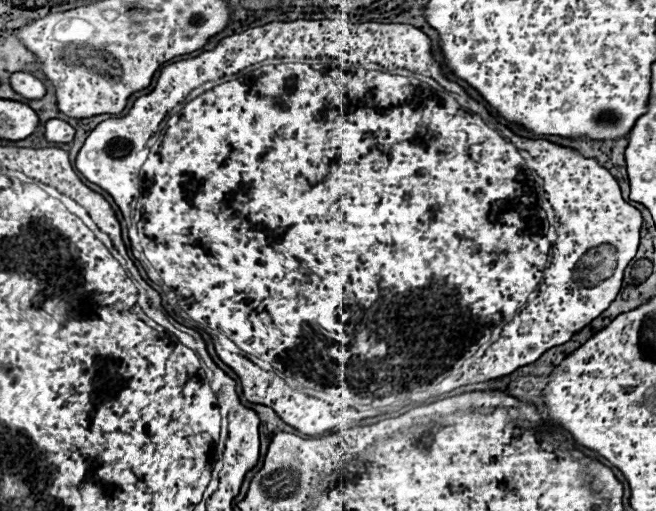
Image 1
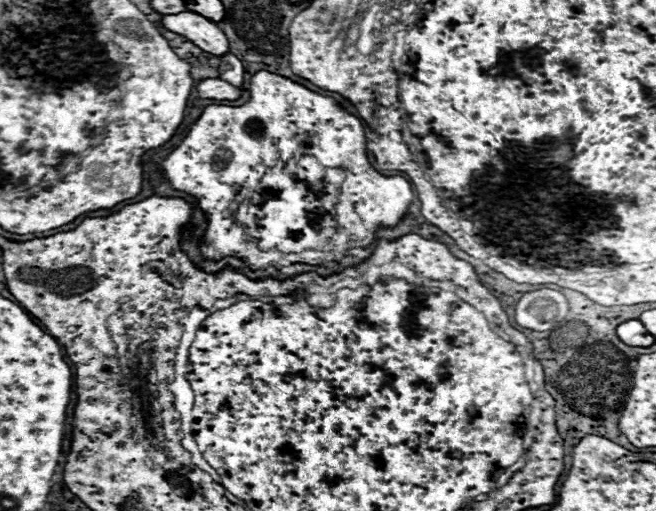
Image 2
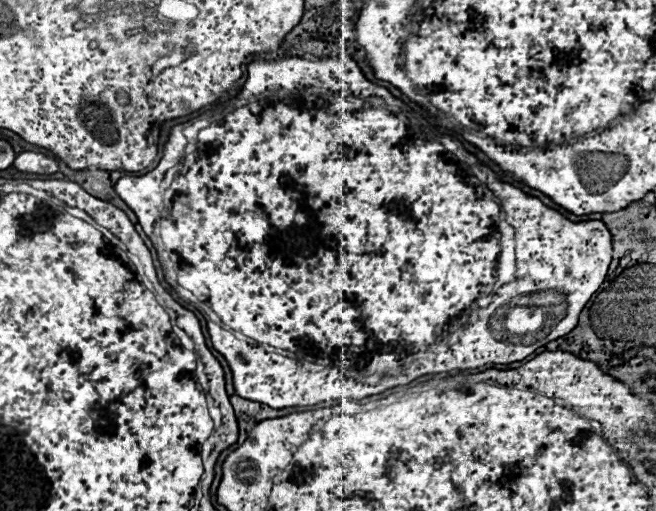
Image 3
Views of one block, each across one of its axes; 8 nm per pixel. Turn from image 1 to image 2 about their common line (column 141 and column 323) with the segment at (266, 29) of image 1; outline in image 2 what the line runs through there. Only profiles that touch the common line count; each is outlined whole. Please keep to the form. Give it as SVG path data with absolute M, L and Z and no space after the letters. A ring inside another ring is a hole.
M260 70L252 76L250 100L244 106L206 106L204 112L200 114L200 118L192 124L192 128L186 134L186 138L182 140L182 144L178 148L174 148L168 154L168 158L158 164L158 168L164 172L164 176L172 182L172 186L176 190L182 190L194 198L196 207L206 217L207 227L203 234L197 238L202 258L223 259L228 256L236 256L247 261L252 270L266 268L272 264L280 268L297 262L307 265L317 265L318 263L315 259L315 252L285 254L277 248L298 252L298 250L317 249L321 246L324 246L326 250L335 250L339 244L340 250L348 250L352 246L360 246L360 244L366 244L366 246L360 247L368 247L376 239L377 228L380 225L394 226L400 220L400 216L408 210L412 196L414 196L412 186L406 178L384 176L372 168L372 164L366 156L364 124L360 118L342 110L332 98L320 96L320 94L304 88L302 84L296 84L288 78L278 76L278 74L270 74L266 70ZM278 158L285 161L290 159L290 162L286 166L282 166L282 162L278 162L278 166L274 166ZM270 162L272 162L271 167L274 166L274 168L272 168L272 172L264 174L266 169L270 168ZM322 166L327 167L328 170ZM336 168L342 170L336 170ZM345 170L350 170L350 172ZM263 175L264 178L262 178ZM261 178L262 180L260 180ZM234 182L238 188L232 186ZM358 187L362 187L362 190L358 190L358 194L354 194L354 190ZM243 188L258 194L254 198L248 198L240 206L240 210L234 214L237 195ZM408 188L410 188L410 192L408 192ZM351 194L354 194L354 198L351 198ZM233 207L234 209L231 209ZM234 220L238 224L248 224L246 232L248 232L248 236L252 236L256 240L246 243L245 228L247 226L238 226ZM205 231L208 237L204 241L201 238ZM258 242L260 242L262 250L259 248ZM266 248L272 249L266 250Z

